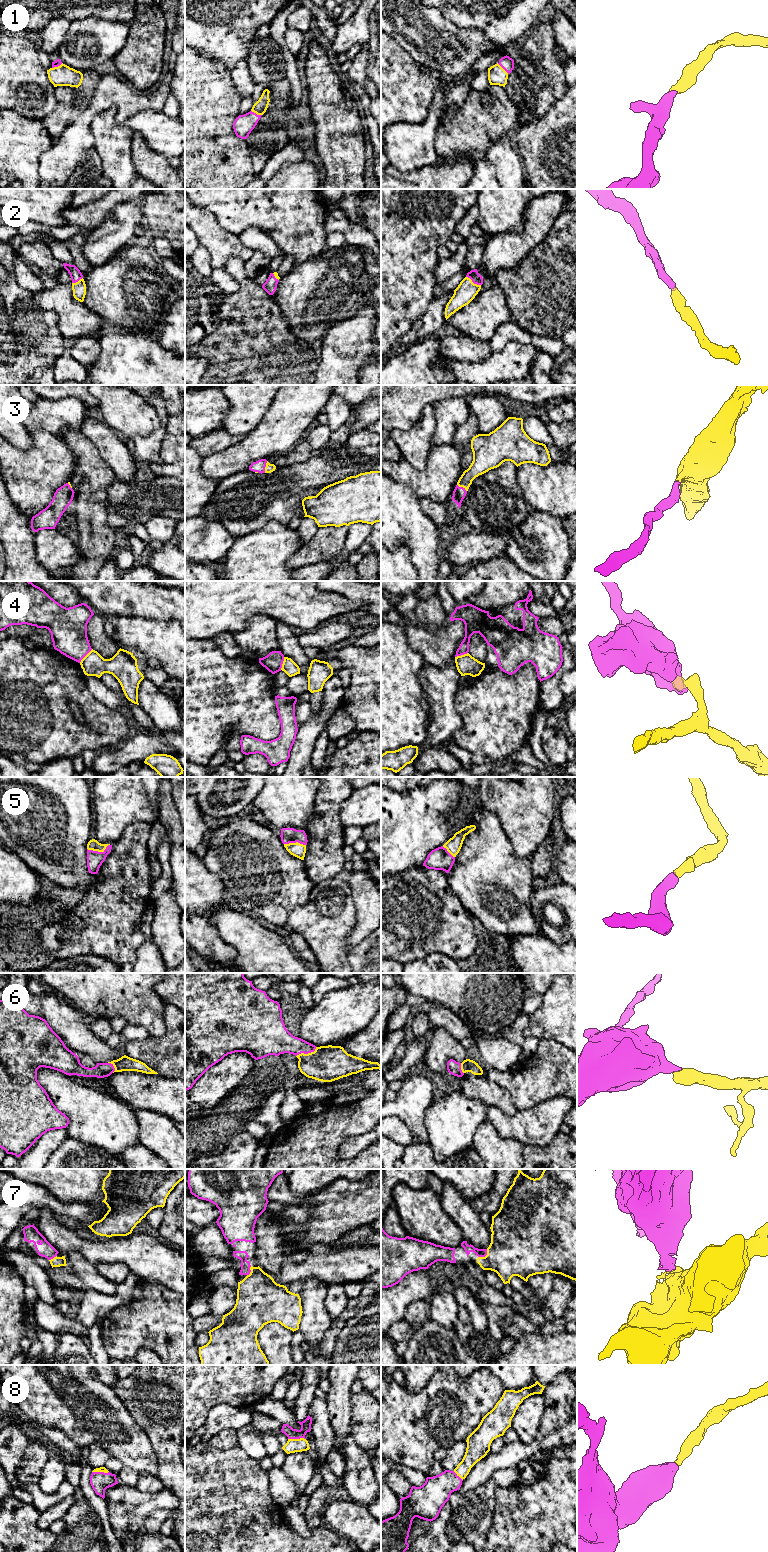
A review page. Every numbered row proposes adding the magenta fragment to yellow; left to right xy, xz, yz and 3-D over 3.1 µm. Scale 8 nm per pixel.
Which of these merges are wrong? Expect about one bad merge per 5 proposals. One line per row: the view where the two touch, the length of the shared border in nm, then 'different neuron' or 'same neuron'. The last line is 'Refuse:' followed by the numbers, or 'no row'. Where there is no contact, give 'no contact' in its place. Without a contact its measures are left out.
1: meets yellow in xz; contact 100 nm long; same neuron
2: meets yellow in yz; contact 140 nm long; same neuron
3: meets yellow in xz; contact 100 nm long; same neuron
4: meets yellow in xy; contact 160 nm long; different neuron
5: meets yellow in xy; contact 190 nm long; same neuron
6: meets yellow in xz; contact 180 nm long; same neuron
7: meets yellow in yz; contact 100 nm long; same neuron
8: meets yellow in xz; contact 140 nm long; same neuron
Refuse: 4

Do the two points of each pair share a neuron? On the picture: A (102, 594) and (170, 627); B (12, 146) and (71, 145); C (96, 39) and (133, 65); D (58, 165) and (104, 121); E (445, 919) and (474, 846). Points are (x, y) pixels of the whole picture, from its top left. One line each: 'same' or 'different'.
A: different
B: different
C: different
D: different
E: different

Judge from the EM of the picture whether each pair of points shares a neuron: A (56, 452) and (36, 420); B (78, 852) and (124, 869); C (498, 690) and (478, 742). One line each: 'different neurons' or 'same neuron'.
A: different neurons
B: different neurons
C: same neuron

